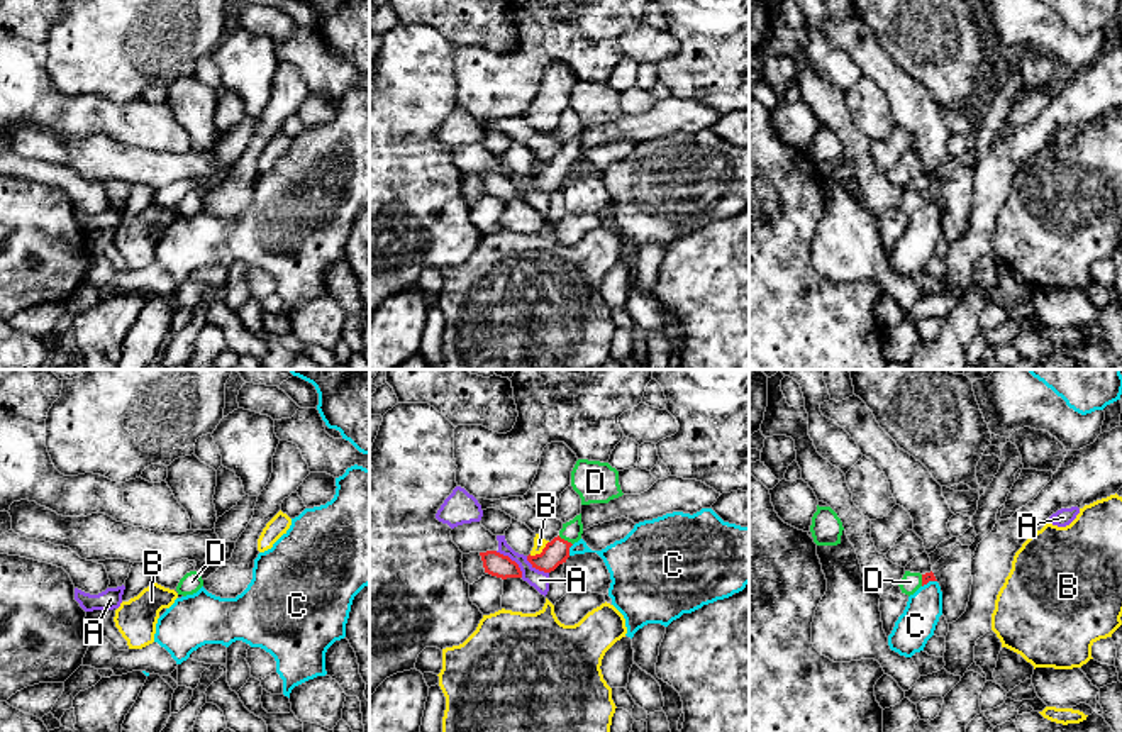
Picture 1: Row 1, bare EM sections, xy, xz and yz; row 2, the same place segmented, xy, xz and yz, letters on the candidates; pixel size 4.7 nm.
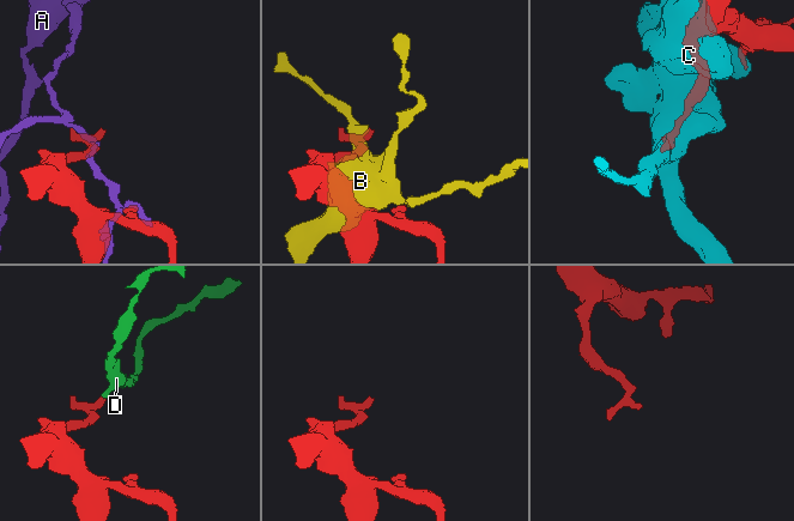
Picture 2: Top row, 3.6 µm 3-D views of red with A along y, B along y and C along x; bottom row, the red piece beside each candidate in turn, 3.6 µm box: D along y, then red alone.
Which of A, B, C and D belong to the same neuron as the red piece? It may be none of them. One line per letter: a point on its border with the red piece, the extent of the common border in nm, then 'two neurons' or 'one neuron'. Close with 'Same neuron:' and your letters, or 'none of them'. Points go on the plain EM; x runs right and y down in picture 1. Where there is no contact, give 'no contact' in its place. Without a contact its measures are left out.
A: meets red in xz at (511, 180); contact 180 nm long; two neurons
B: meets red in xz at (541, 173); contact 120 nm long; two neurons
C: meets red in xz at (568, 170); contact 60 nm long; two neurons
D: meets red in xz at (563, 160); contact 80 nm long; one neuron
Same neuron: D

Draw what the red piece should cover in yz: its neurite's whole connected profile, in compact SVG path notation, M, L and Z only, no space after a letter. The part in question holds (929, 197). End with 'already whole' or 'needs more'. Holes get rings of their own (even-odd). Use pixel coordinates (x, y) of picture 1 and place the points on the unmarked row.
M905 191L898 207L900 207L902 214L910 217L920 207L927 205L929 202L937 202L932 191L925 193L925 195Z; needs more

